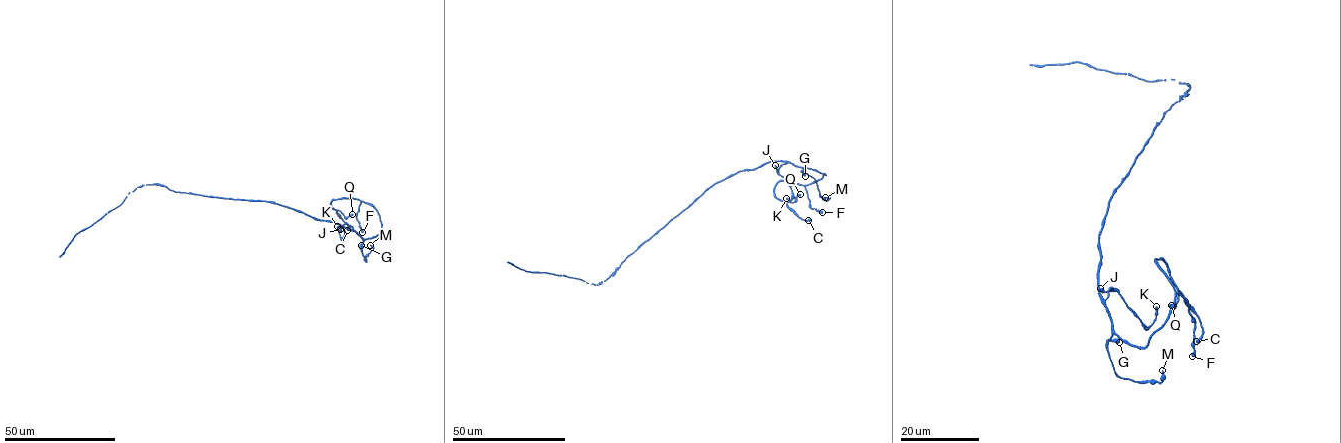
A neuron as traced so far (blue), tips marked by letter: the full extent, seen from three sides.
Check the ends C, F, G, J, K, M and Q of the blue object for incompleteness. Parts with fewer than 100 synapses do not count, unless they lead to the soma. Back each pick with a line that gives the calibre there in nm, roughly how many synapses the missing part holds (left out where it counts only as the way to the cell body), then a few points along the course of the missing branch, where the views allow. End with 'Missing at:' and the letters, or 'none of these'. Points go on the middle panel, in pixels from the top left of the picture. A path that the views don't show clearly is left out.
Missing at: none of these

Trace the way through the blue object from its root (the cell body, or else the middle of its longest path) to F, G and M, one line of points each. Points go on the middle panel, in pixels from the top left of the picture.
F: (704, 192), (738, 172), (774, 161), (785, 161), (825, 174), (805, 187), (810, 207), (822, 212)
G: (704, 192), (738, 172), (774, 161), (803, 168), (801, 171), (805, 176)
M: (704, 192), (738, 172), (777, 161), (803, 168), (815, 179), (819, 195), (828, 200), (825, 197)

